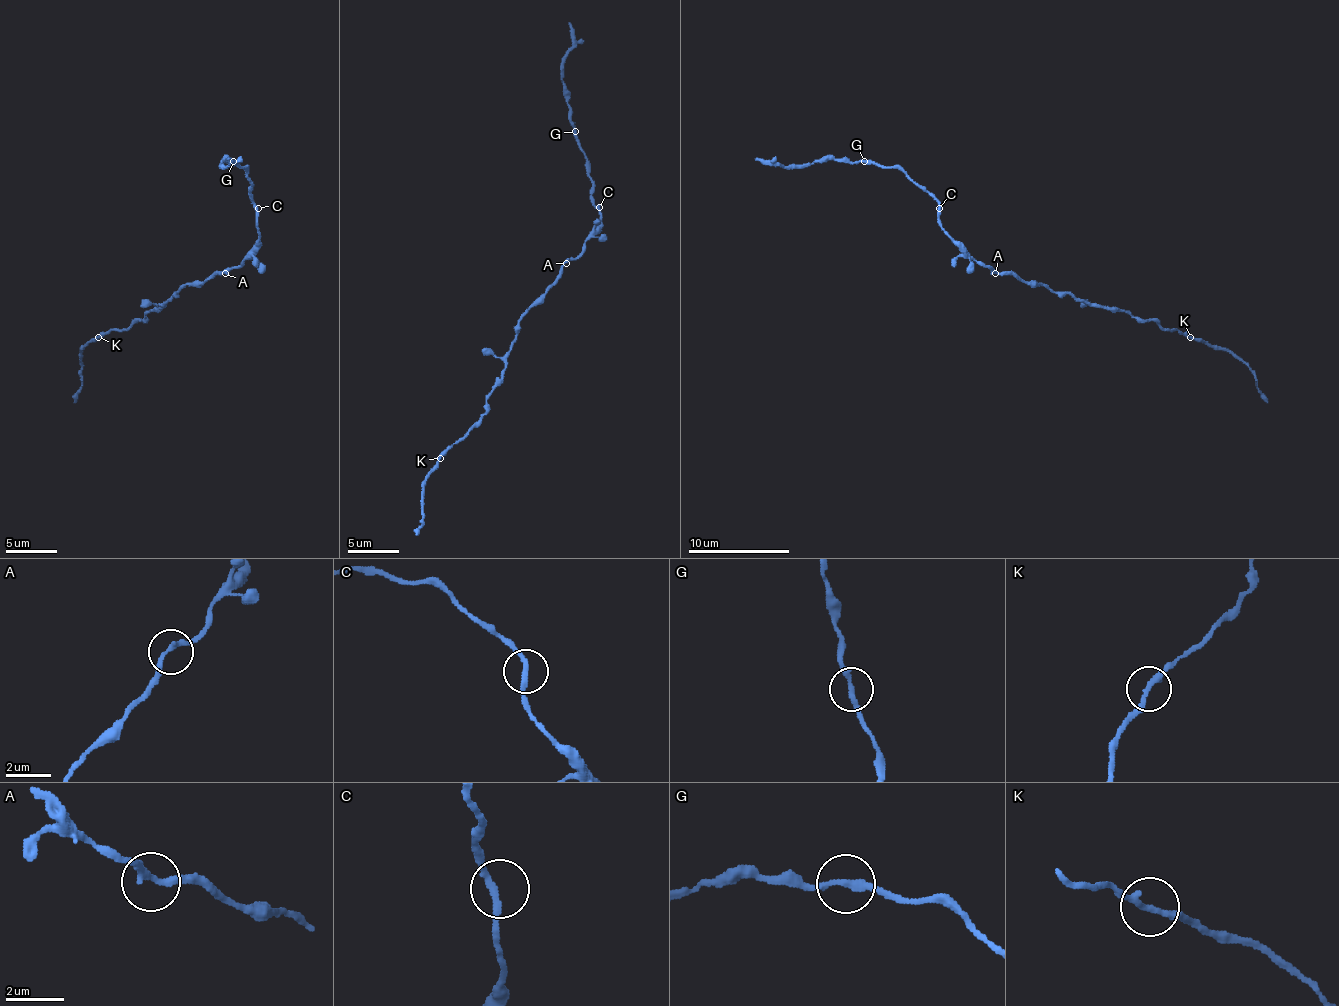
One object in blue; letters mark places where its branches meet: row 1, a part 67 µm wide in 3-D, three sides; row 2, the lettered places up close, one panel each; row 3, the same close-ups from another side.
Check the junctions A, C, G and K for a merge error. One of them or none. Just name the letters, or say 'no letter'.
no letter

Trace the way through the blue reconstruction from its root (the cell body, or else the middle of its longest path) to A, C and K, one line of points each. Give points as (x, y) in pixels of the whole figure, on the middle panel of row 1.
A: (551, 283), (566, 263)
C: (551, 283), (559, 270), (582, 250), (584, 240), (599, 220), (599, 207)
K: (551, 283), (551, 288), (521, 318), (503, 374), (488, 397), (485, 415), (440, 458)

